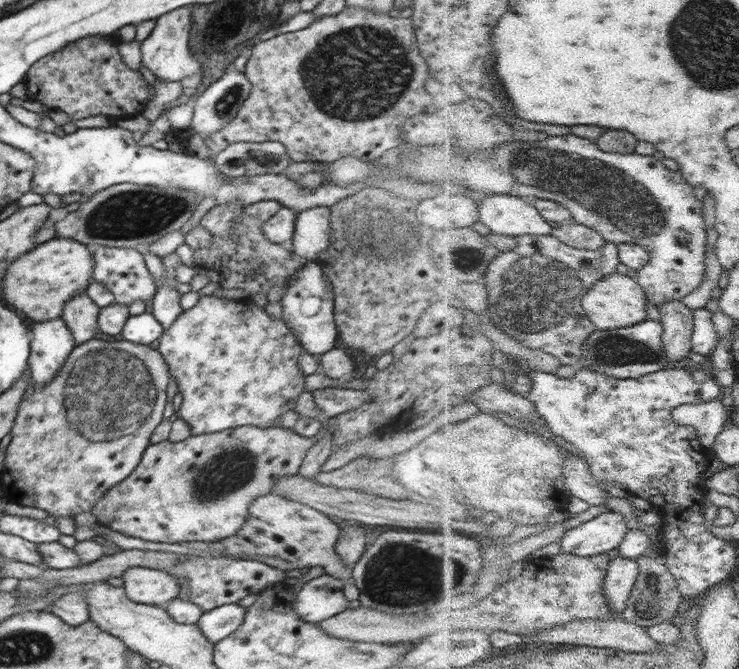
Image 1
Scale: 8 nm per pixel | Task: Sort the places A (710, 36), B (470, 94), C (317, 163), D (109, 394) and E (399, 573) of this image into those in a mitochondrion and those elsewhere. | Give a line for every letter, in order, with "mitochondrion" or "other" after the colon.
A: mitochondrion
B: other
C: other
D: mitochondrion
E: mitochondrion

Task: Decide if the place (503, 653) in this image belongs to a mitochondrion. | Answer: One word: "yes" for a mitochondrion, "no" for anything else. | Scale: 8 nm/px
no

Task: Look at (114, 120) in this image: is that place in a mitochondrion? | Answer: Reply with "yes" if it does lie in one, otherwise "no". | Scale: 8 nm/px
no

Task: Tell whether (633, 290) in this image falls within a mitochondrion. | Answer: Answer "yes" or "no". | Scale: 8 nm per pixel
no

